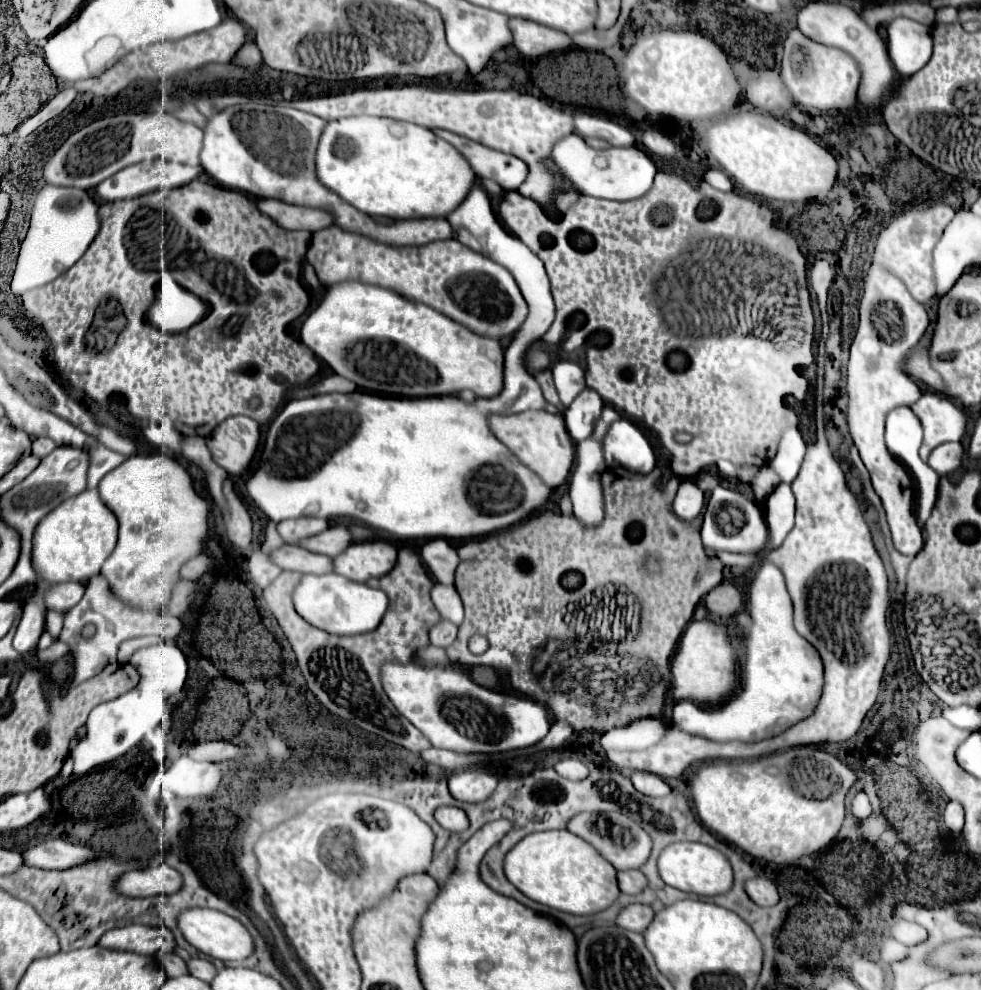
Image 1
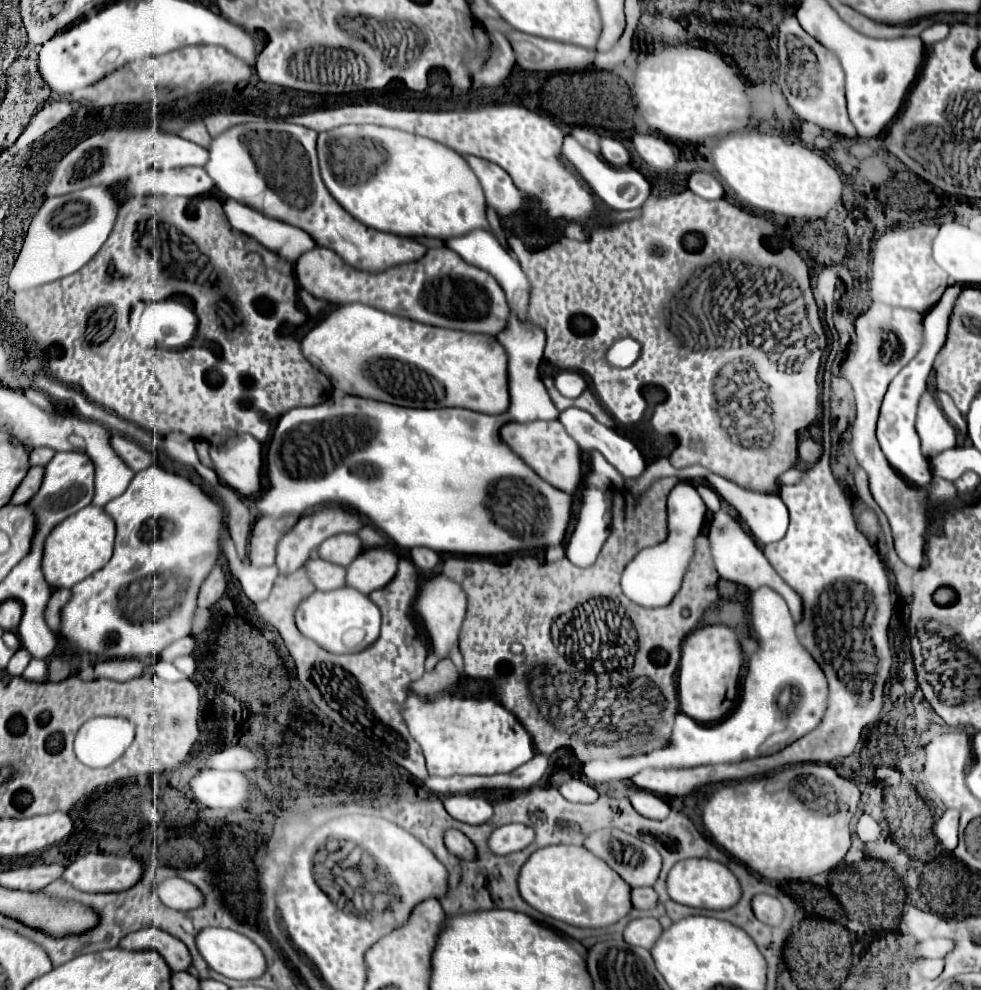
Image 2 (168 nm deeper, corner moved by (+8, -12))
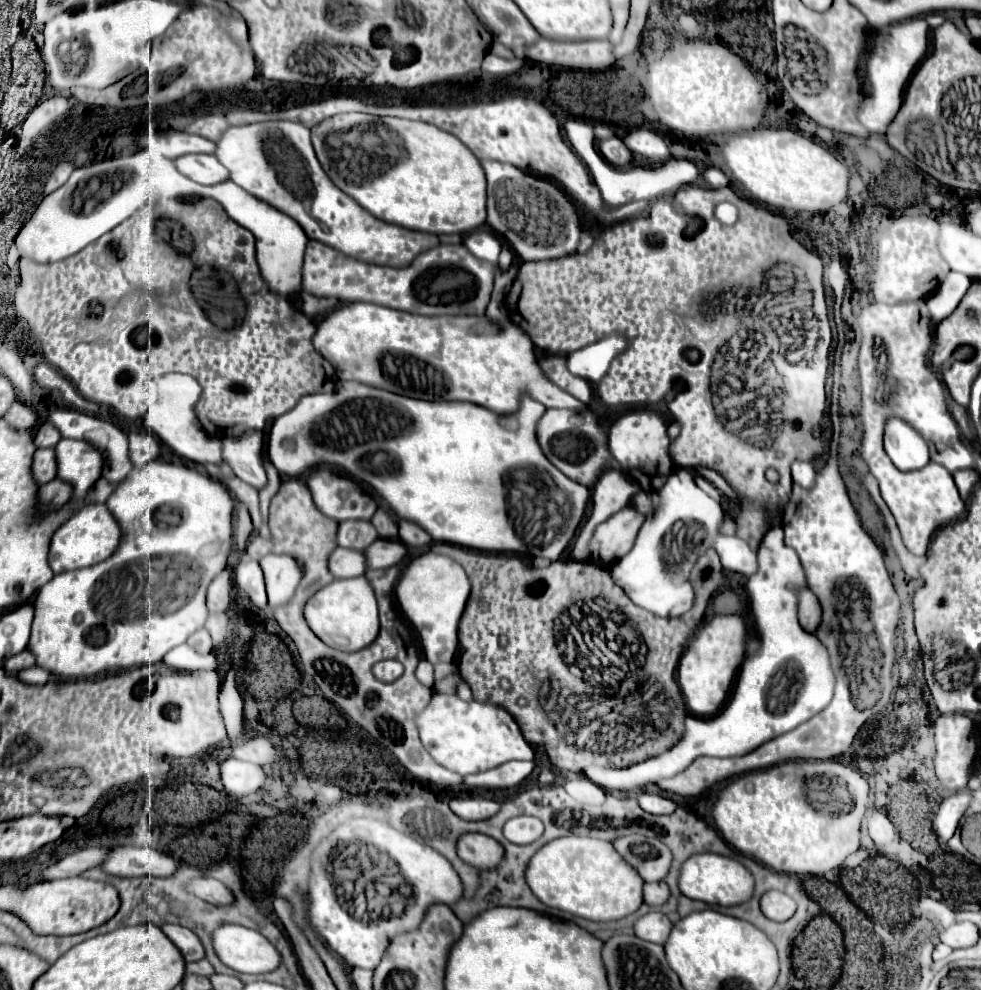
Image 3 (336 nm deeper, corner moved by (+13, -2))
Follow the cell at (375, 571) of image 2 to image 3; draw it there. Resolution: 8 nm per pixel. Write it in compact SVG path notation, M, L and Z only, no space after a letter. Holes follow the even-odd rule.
M376 539L366 551L366 571L374 569L388 569L392 565L398 565L406 555L406 545L402 541L394 539Z

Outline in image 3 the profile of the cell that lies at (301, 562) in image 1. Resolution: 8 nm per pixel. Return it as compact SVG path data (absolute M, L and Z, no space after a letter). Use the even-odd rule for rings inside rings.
M336 547L328 557L328 569L336 579L364 575L364 555L354 549Z

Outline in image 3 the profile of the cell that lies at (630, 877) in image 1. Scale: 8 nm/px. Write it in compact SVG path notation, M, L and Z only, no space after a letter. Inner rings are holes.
M664 881L644 883L644 903L648 905L662 905L670 897L668 885Z

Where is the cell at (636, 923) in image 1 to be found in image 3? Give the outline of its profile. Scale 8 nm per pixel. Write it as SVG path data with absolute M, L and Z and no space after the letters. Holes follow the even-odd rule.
M650 911L634 923L636 937L642 937L644 941L660 943L660 945L668 939L670 929L672 929L672 923L668 921L668 917L664 913L658 913L658 911Z

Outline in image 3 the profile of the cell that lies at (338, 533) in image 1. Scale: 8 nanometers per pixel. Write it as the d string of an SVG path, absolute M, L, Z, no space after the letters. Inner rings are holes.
M342 521L338 525L336 543L340 547L354 549L354 551L364 551L376 539L378 539L378 533L370 525L370 521Z

